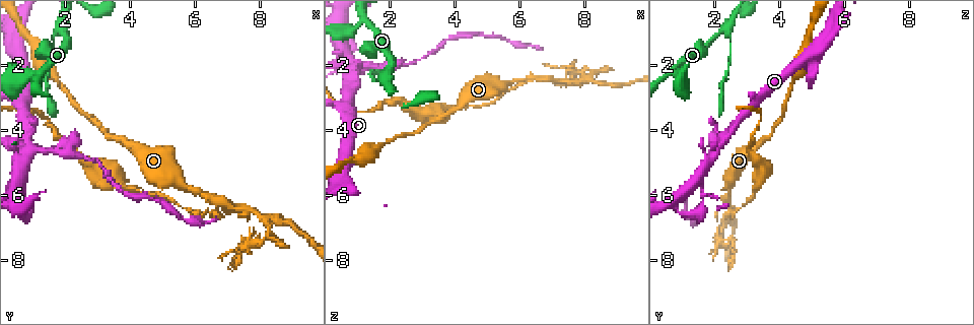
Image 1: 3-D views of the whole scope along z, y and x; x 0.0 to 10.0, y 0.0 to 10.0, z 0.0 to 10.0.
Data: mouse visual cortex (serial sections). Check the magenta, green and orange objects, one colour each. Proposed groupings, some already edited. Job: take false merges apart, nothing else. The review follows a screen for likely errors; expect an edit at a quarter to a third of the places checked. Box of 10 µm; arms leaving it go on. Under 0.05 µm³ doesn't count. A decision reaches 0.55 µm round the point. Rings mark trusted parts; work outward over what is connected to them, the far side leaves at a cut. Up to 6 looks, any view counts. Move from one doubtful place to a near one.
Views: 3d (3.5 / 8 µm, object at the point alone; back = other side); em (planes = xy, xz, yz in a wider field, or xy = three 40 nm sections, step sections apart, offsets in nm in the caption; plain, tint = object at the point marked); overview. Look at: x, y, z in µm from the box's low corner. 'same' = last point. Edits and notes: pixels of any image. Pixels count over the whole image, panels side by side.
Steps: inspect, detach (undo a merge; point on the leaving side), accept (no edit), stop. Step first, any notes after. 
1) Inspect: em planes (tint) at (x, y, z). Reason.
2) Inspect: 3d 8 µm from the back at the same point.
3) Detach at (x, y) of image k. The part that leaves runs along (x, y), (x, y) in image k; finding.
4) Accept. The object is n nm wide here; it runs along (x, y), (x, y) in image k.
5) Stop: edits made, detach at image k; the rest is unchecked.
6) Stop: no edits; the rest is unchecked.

Inspect: 3d 3.5 µm at (6.45, 6.10, 2.40). Three-way junction.

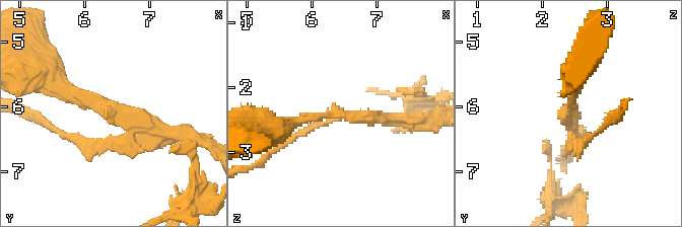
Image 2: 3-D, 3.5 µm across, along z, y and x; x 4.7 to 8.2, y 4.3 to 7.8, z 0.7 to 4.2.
Inspect: em xy step 3 (tint) at (6.50, 6.15, 2.45). 3 arms meet here; the arms are 100, 150, 200 nm wide; now the EM.

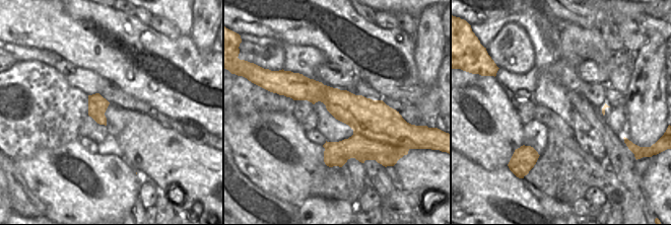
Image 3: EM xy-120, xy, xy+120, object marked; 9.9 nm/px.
Accept. All the same cell.

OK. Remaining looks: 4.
Inspect: em xy step 2 (tint) at (0.90, 4.60, 2.25).

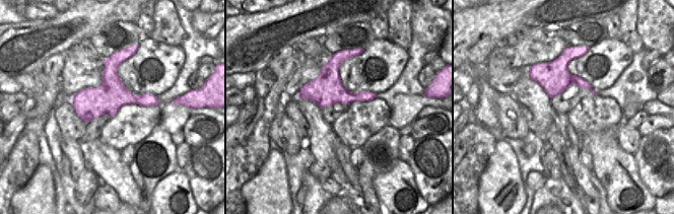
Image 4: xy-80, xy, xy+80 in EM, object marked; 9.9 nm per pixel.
Inspect: 3d 3.5 µm at the same point. See where the arms go.

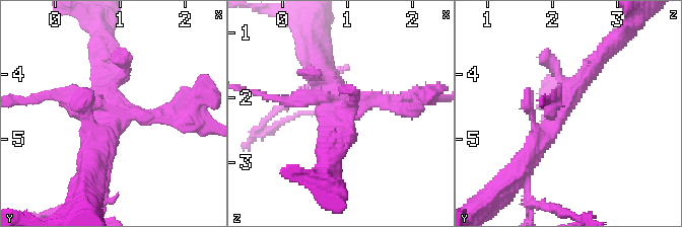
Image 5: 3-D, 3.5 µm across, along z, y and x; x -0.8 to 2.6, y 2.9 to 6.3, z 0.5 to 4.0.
Detach at (60, 92) of image 5. The part that leaves runs along (131, 111), (150, 119), (212, 125) in image 5; two cells meet here.

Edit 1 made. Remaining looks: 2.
Inspect: 3d 3.5 µm at (1.05, 2.30, 0.80). Thick turns thin.

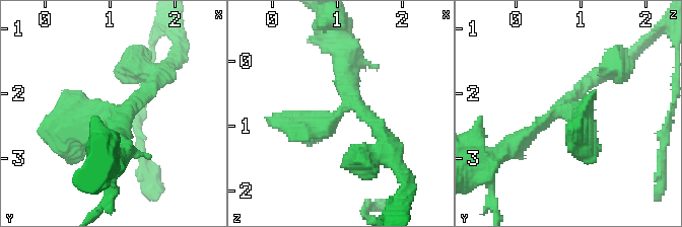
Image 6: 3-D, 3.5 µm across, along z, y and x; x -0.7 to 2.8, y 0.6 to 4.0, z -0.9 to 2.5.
Inspect: em xy step 3 (tint) at (1.00, 2.25, 0.75). Shape alone is not enough.

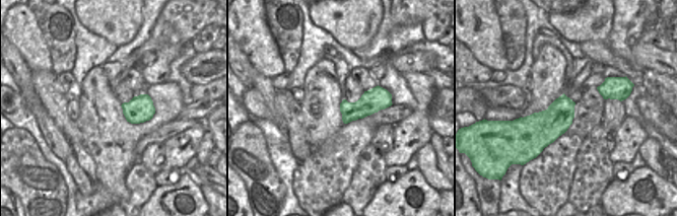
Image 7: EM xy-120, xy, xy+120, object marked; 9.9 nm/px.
Accept. All the same cell.

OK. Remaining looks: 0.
Stop: edits made, detach at image 5; the rest is unchecked.

